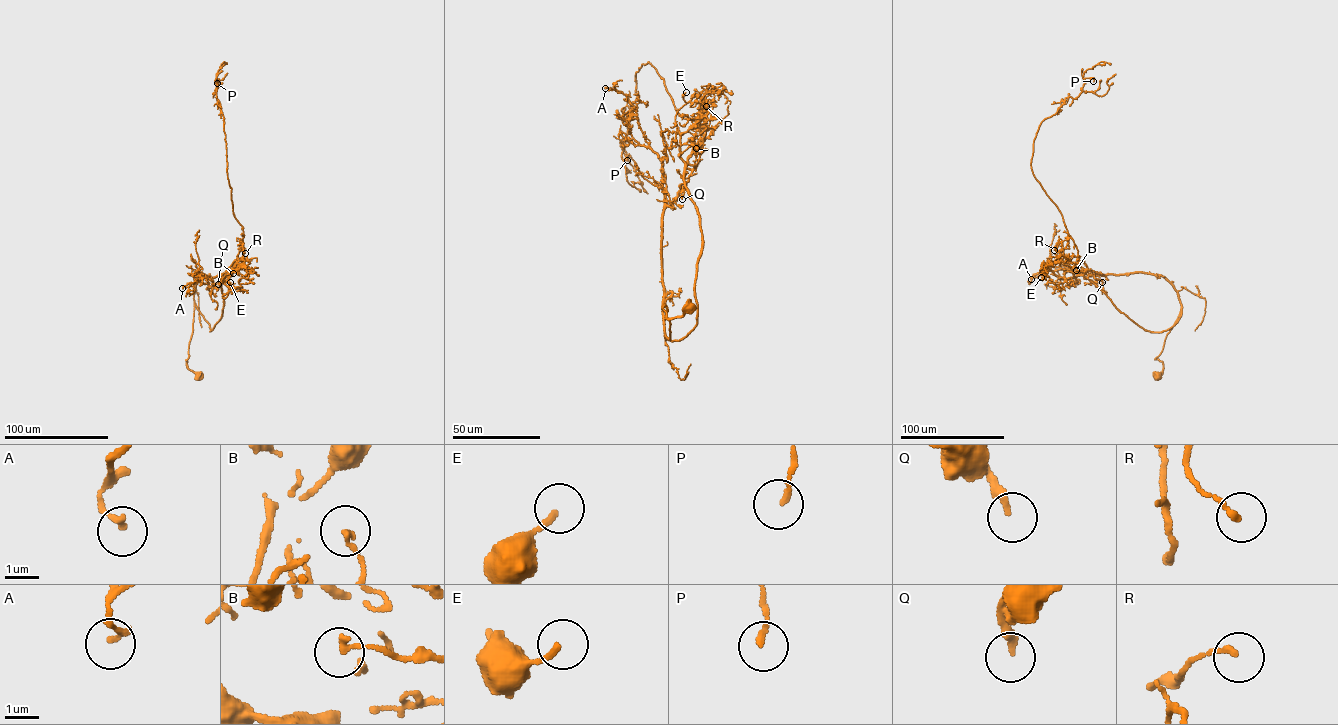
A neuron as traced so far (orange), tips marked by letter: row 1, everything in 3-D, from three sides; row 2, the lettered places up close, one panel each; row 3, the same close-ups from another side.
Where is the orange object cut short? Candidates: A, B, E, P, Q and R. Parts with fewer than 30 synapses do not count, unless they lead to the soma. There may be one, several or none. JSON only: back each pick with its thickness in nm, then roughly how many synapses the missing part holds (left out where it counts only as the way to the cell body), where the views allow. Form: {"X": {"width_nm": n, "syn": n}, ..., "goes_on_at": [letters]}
{"goes_on_at": []}

